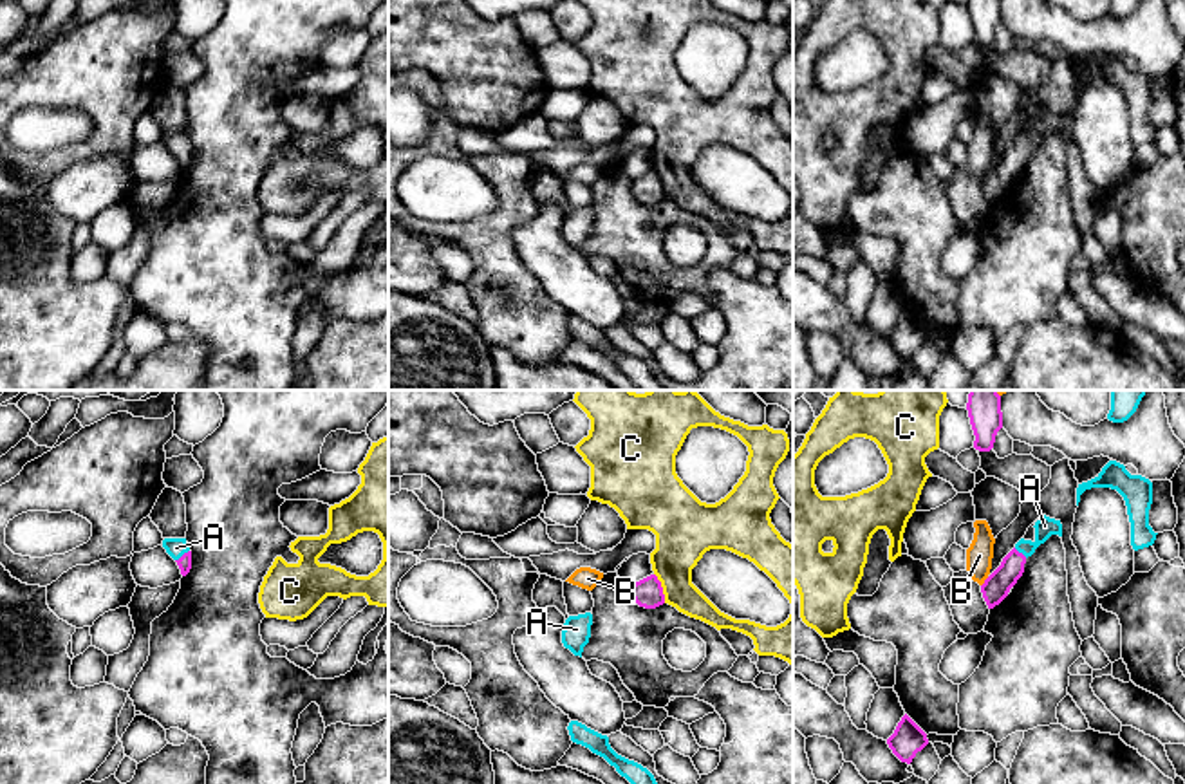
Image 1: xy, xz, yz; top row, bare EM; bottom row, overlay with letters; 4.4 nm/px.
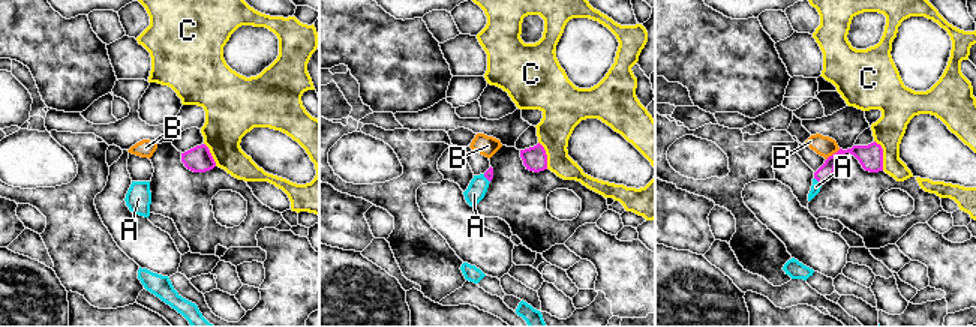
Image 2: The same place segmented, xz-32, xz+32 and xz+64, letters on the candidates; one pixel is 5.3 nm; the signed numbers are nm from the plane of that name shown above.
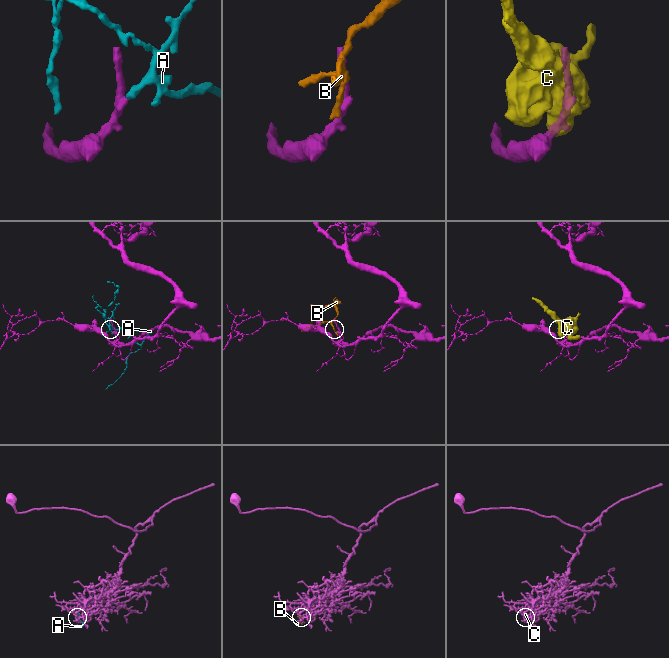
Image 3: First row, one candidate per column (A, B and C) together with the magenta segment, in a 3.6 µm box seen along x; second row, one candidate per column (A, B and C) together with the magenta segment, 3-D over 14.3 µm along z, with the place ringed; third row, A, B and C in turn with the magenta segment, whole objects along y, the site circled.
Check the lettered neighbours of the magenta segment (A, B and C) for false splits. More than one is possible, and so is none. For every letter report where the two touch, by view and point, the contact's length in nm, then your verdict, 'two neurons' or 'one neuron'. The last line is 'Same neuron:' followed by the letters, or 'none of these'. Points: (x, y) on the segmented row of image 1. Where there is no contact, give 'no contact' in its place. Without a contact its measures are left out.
A: xy (183, 555) | 80 nm | one neuron
B: yz (985, 582) | 60 nm | two neurons
C: xz (662, 588) | 140 nm | two neurons
Same neuron: A

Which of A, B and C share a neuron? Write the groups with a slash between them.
A / B / C

